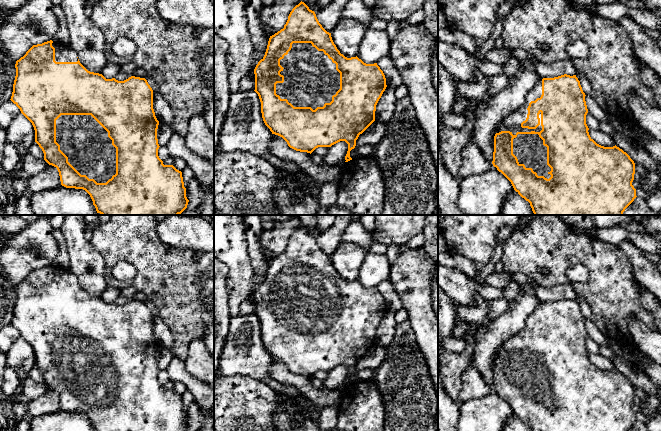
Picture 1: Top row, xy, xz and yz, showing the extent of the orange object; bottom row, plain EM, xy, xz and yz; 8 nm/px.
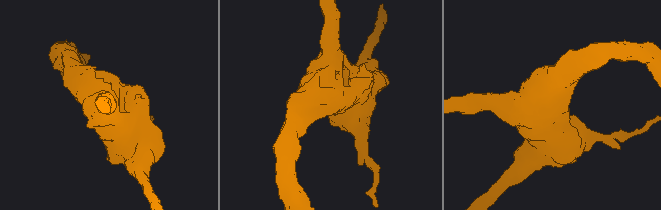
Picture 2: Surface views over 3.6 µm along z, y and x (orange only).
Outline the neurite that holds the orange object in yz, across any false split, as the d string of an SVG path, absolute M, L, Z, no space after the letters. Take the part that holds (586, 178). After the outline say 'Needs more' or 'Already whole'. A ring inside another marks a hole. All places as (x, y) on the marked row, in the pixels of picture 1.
M576 75L540 78L527 95L524 105L509 114L496 130L492 164L530 203L534 215L623 215L637 197L632 185L634 161L616 145L604 147L590 137L585 96Z. Needs more

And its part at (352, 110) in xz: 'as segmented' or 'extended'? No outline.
extended

